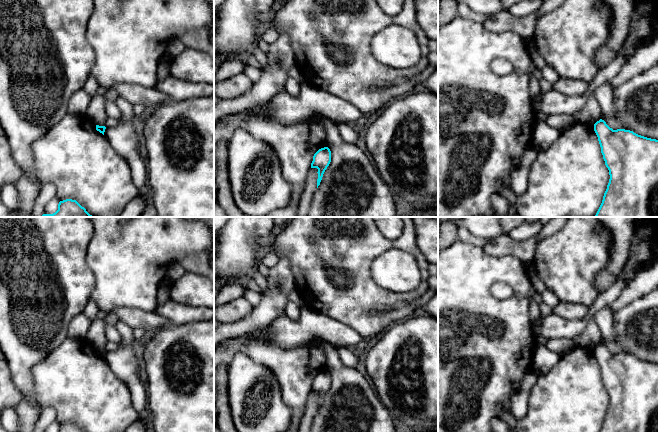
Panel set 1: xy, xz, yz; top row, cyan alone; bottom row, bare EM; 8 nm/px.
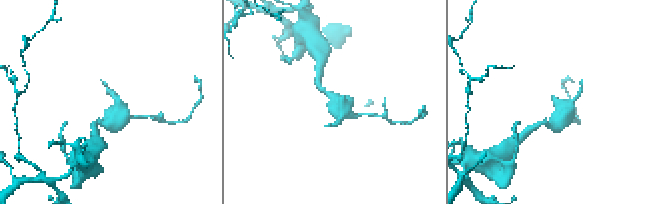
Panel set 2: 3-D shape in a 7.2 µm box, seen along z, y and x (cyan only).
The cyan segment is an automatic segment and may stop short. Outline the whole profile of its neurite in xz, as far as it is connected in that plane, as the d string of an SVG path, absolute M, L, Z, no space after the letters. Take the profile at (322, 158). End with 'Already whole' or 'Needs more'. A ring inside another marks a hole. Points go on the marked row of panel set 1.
M328 147L319 149L313 156L311 168L318 169L317 188L320 185L323 174L331 162L331 151Z. Already whole

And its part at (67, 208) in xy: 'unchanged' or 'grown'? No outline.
unchanged

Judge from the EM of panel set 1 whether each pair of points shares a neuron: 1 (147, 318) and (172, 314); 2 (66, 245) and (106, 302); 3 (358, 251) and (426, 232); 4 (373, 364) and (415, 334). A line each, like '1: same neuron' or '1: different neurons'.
1: different neurons
2: different neurons
3: different neurons
4: same neuron

